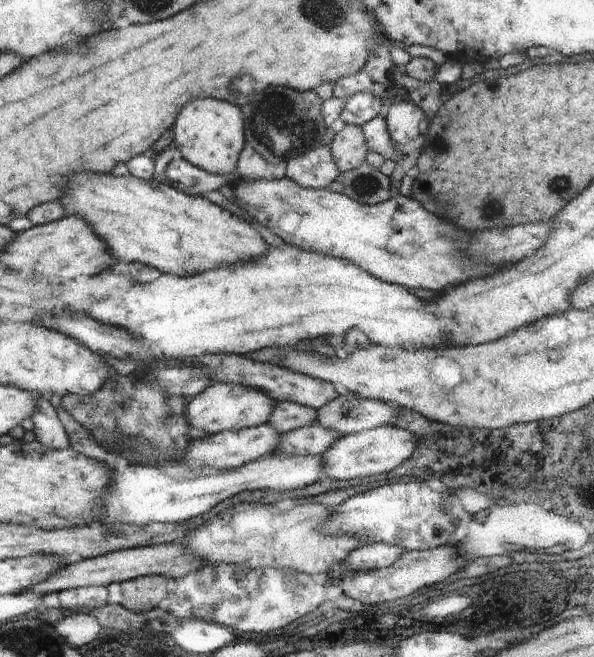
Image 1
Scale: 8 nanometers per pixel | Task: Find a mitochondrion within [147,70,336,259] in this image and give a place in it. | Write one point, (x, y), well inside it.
(281, 122)

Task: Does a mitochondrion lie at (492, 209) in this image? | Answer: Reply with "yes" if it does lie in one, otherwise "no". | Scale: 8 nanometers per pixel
yes

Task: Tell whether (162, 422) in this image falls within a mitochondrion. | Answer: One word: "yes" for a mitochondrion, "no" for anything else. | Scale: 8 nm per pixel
yes

